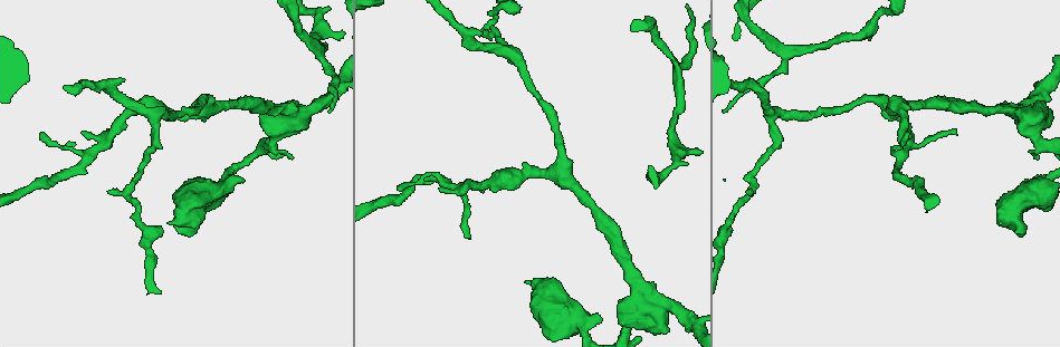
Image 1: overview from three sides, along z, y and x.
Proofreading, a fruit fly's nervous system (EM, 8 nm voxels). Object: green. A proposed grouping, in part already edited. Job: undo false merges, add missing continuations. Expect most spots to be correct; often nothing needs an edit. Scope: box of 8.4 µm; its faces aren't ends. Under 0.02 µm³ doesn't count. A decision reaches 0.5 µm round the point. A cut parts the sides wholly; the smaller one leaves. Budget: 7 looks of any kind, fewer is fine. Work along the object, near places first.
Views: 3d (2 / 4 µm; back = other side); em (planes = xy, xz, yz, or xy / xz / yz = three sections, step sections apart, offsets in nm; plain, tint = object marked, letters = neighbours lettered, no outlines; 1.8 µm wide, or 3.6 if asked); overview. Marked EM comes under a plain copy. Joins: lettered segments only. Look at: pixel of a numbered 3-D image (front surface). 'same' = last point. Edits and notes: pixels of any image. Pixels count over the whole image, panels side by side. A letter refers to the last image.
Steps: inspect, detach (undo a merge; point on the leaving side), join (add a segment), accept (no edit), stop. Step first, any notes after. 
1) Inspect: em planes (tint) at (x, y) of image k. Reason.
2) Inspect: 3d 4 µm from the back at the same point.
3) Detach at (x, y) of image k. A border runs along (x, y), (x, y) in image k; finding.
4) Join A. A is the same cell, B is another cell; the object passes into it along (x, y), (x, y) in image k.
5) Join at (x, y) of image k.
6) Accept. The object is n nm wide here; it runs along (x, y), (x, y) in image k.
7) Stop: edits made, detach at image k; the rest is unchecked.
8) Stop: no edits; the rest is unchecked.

Inspect: 3d 2 µm at (894, 14) of image 1. Narrows sharply.

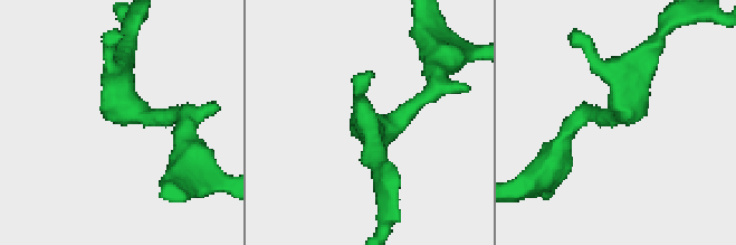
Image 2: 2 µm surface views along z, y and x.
Inspect: em planes (tint) at (615, 119) of image 2.

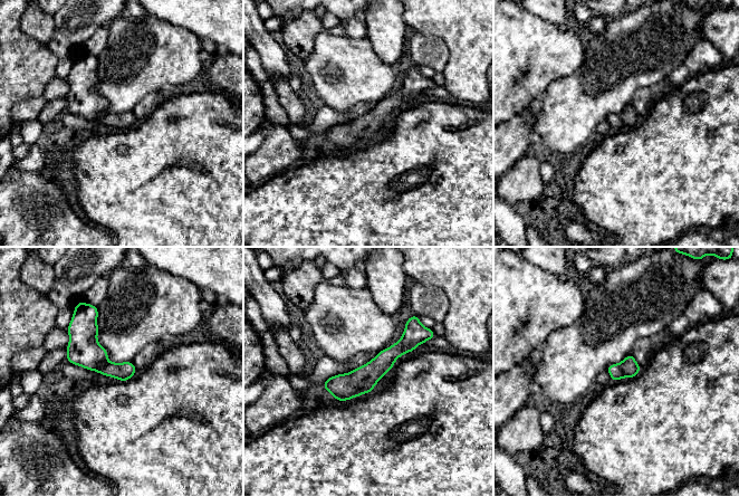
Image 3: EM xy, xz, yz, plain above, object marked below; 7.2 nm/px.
Inspect: em planes (letters) at the same point.

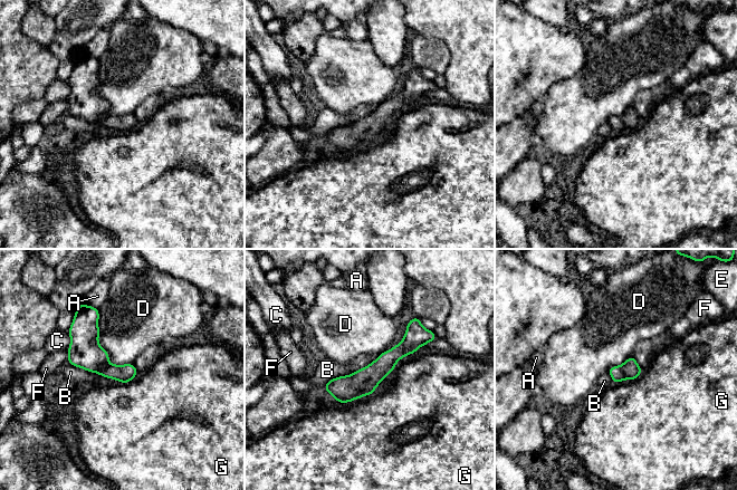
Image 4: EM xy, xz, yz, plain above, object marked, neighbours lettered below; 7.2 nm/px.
Accept. A, B, C, D, E, F and G are other cells; a border runs along (379, 355), (323, 385) in image 4; one neuron here.

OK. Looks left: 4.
Inspect: em planes (letters) at (1046, 144) of image 1. Thick turns thin.

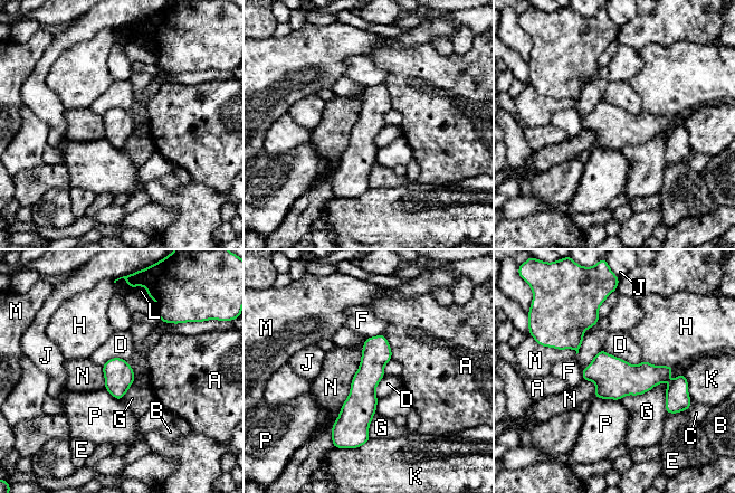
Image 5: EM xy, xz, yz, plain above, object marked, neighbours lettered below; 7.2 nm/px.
Accept. The object is 200 nm wide here; the longest contact is with N, 750 nm; A, B, C, D, E, F, G, H, J, K, L, M, N and P are other cells; one neuron here.

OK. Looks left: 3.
Inspect: em planes (tint) at (108, 193) of image 1. Thin end.

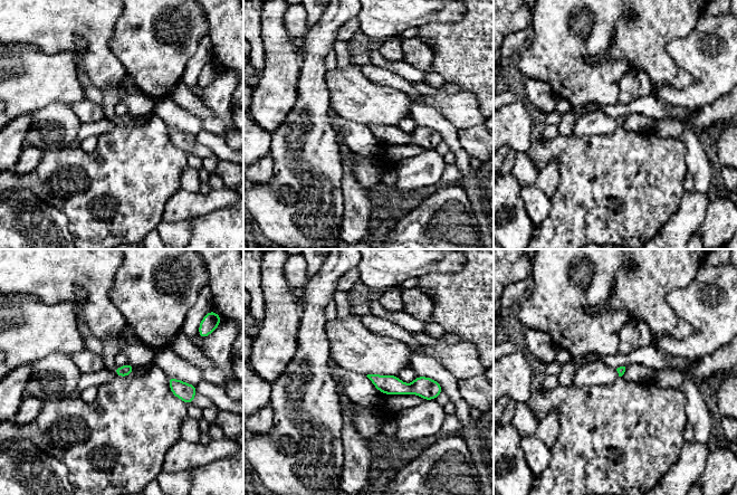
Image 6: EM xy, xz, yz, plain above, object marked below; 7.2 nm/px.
Inspect: em planes (letters) at the same point.

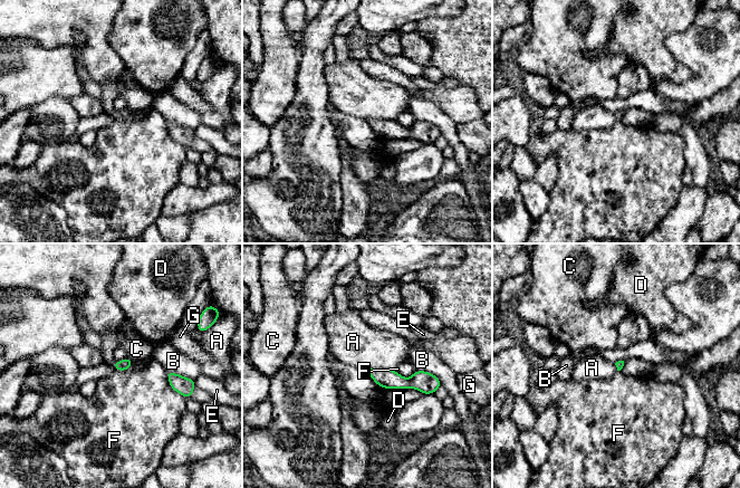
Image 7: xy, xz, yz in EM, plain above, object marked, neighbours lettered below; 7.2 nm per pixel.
Accept. A, B, C, D, E, F and G are other cells; it runs along (371, 371), (399, 382), (433, 381) in image 7; no lettered segment goes on from it.

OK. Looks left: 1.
Stop: no edits; the rest is unchecked.

